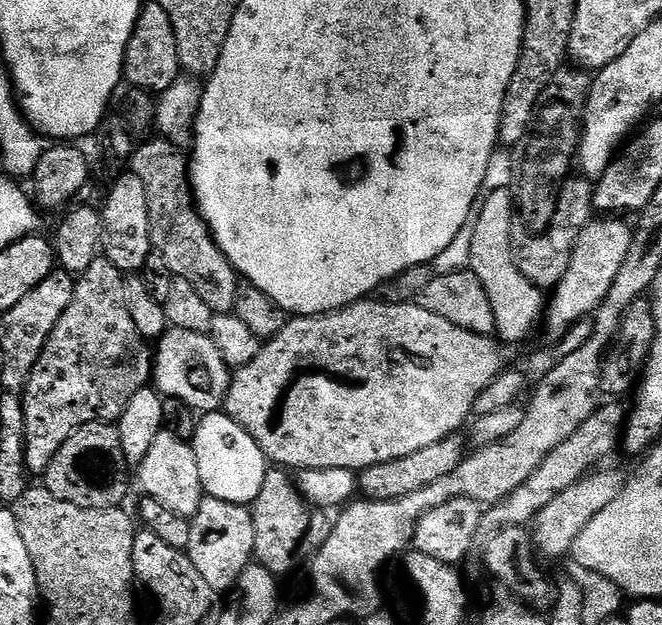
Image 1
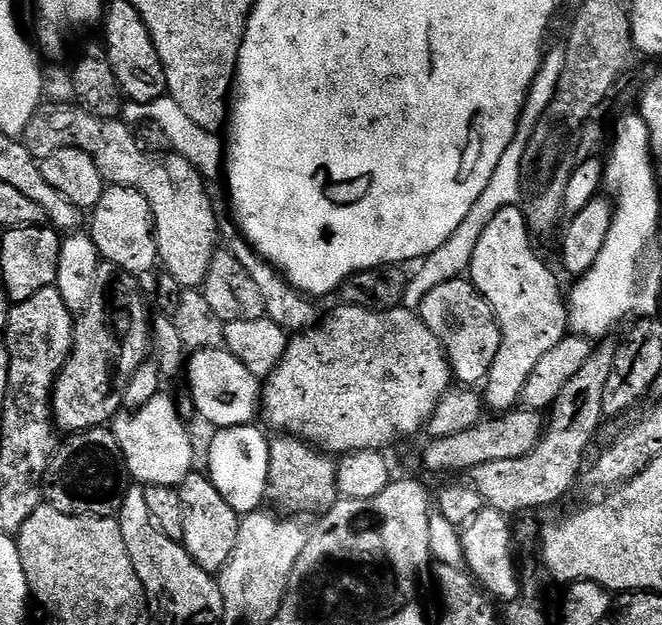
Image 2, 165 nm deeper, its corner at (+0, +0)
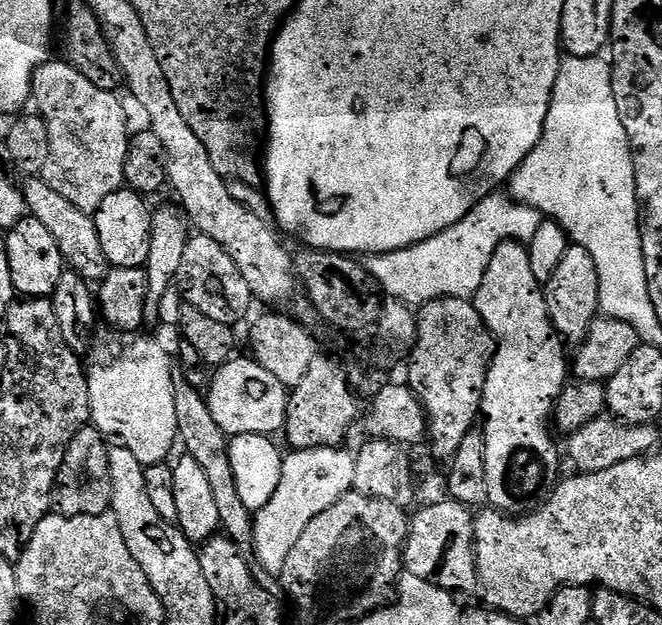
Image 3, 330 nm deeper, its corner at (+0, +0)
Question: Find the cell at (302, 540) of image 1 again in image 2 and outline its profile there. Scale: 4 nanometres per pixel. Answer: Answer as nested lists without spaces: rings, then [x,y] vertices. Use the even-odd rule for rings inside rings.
[[[280,434],[275,438],[277,440],[273,439],[268,446],[268,496],[270,500],[273,500],[281,508],[279,511],[284,514],[328,512],[338,499],[337,461],[305,439],[287,434]]]

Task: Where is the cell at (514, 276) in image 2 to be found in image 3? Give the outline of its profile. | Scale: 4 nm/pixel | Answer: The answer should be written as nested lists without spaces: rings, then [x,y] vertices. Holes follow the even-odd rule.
[[[515,238],[504,240],[498,250],[494,250],[494,258],[490,258],[486,274],[482,274],[482,286],[478,286],[474,303],[478,314],[482,314],[486,326],[492,332],[492,337],[496,339],[496,353],[486,374],[486,386],[480,407],[486,442],[484,457],[488,504],[503,512],[505,516],[523,516],[551,496],[553,488],[562,476],[562,452],[561,449],[560,452],[556,449],[556,444],[552,441],[554,432],[550,421],[556,400],[570,380],[570,360],[569,357],[568,360],[564,357],[565,341],[557,334],[548,313],[544,284],[534,276],[534,269],[530,266],[530,254],[521,241]]]

